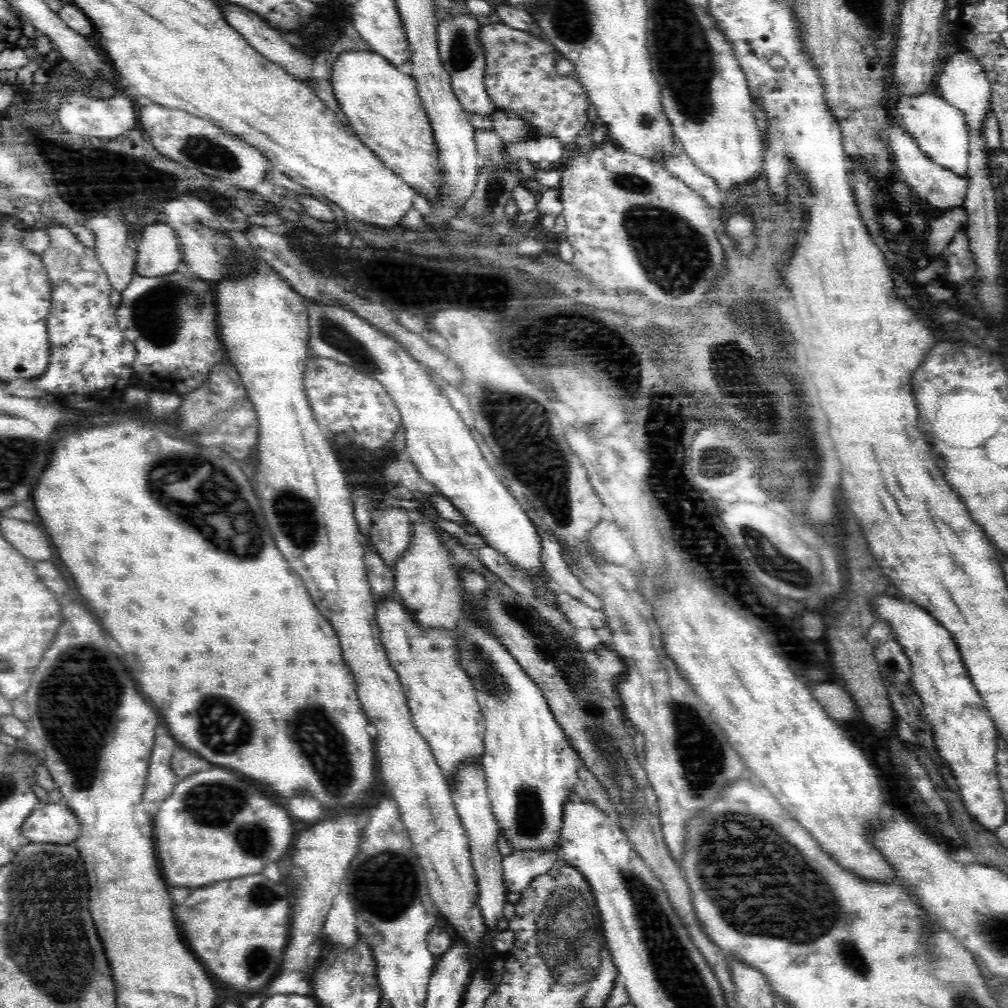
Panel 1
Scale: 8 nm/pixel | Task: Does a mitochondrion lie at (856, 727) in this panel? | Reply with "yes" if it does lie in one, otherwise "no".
no

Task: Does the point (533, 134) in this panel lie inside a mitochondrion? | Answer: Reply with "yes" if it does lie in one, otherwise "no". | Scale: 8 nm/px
no

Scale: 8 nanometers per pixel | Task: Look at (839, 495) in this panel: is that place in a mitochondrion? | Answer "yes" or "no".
no

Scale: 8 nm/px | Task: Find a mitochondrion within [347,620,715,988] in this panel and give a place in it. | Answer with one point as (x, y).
(387, 883)

